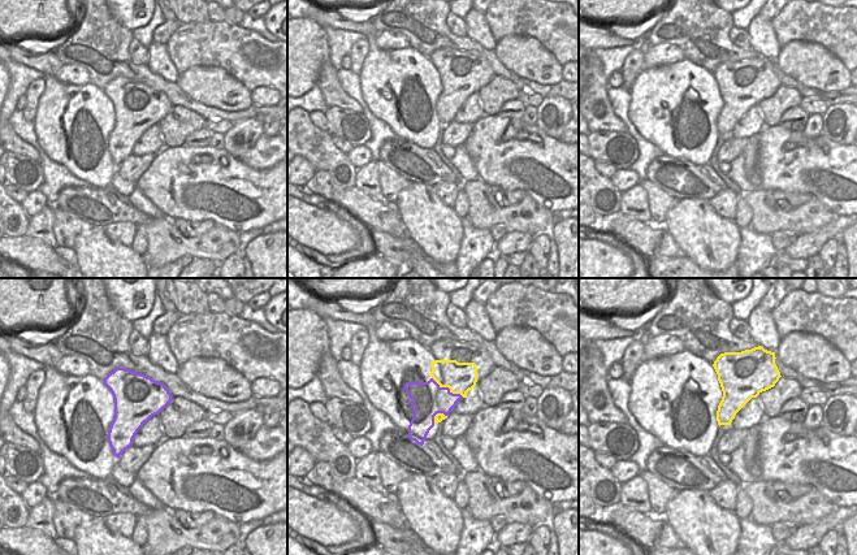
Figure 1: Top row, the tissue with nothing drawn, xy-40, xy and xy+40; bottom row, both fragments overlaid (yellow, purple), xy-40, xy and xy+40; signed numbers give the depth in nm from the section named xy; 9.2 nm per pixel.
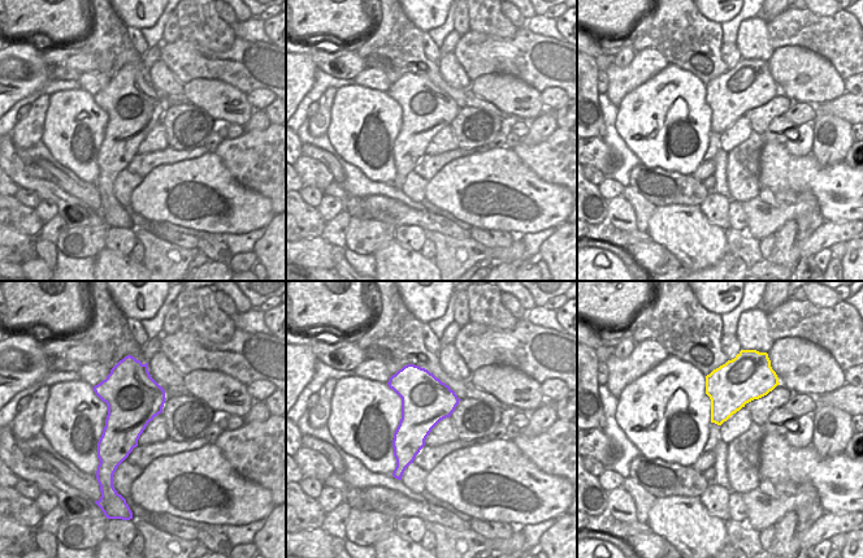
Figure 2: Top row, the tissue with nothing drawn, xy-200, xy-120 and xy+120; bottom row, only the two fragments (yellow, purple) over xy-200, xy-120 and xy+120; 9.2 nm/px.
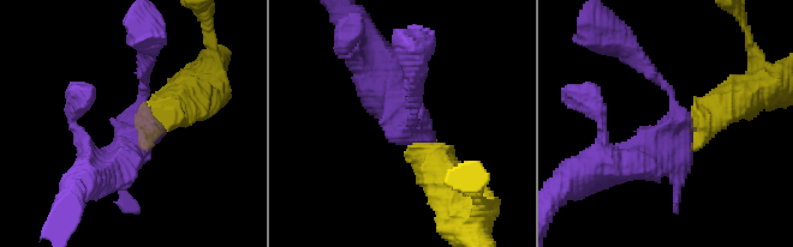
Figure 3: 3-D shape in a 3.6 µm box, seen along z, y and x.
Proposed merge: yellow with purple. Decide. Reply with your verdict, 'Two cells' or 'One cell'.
One cell.

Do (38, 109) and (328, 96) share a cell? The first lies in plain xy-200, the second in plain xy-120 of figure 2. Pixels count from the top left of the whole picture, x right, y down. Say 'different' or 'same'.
same

